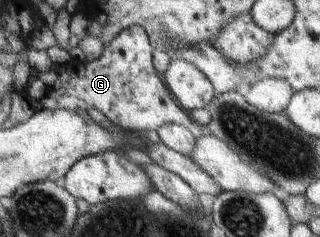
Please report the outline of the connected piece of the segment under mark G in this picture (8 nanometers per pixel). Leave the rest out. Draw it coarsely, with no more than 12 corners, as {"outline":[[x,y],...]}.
{"outline":[[141,26],[90,63],[30,72],[34,111],[94,108],[122,131],[196,123]]}

